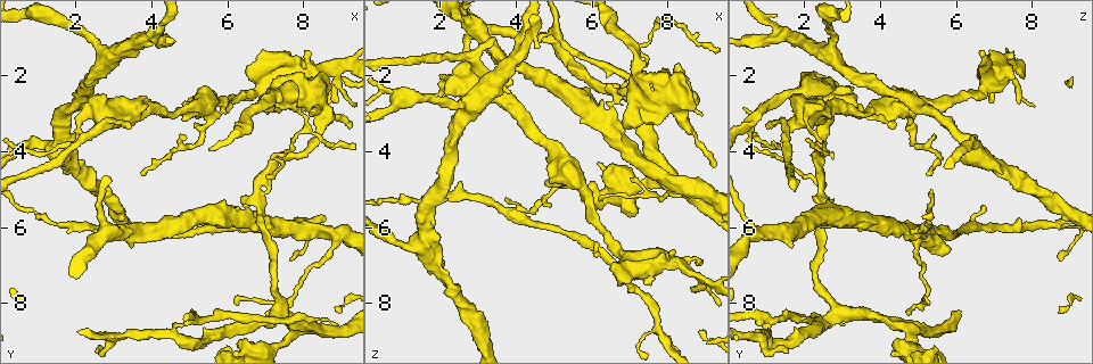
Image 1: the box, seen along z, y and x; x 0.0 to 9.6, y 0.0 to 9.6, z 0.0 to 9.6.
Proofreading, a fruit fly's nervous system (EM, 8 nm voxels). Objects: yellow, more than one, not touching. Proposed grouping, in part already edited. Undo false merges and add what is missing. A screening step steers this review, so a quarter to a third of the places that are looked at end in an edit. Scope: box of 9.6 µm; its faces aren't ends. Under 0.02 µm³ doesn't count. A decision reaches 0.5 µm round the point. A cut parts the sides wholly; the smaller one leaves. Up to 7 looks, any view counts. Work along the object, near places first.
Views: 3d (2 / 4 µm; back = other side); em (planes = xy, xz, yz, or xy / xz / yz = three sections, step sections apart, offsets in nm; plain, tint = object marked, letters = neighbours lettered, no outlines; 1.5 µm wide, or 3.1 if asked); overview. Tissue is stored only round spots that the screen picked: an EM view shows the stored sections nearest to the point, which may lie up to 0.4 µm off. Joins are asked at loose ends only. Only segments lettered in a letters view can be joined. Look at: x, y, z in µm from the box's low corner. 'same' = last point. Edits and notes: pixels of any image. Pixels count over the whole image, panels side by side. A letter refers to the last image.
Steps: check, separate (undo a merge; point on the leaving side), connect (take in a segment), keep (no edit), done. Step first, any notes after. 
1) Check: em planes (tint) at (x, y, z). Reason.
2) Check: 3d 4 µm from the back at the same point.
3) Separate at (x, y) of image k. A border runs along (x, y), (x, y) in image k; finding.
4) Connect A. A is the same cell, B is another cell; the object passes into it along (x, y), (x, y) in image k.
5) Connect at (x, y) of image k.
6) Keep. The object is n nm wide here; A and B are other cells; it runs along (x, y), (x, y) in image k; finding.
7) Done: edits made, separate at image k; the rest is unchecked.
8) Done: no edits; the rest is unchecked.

Check: 3d 4 µm at (4.55, 8.75, 1.05). A fork.

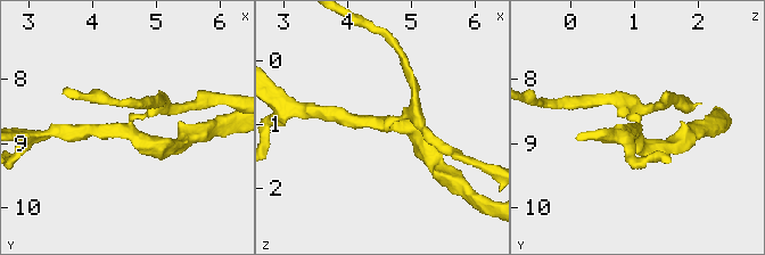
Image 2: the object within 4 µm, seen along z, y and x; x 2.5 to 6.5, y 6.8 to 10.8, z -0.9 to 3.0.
Check: em xz step 8 (tint) at (4.55, 8.75, 1.05). 3 arms meet here; the arms are 200, 200, 220 nm wide.

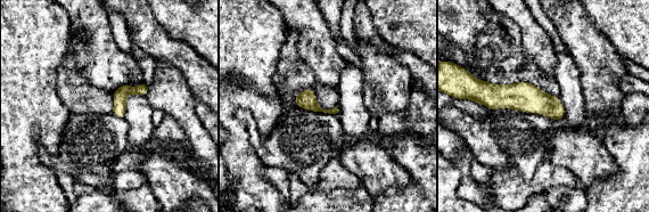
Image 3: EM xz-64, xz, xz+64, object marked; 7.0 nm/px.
Check: em planes (letters) at the same point.

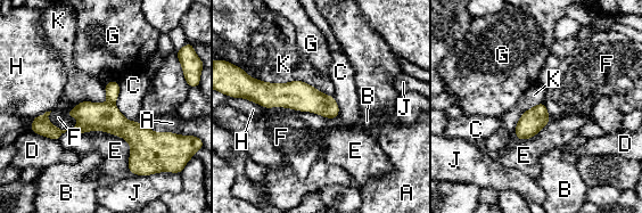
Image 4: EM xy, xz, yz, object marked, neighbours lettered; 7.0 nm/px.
Separate at (112, 89) of image 4. The object is 170 nm wide here; the longest contact is with K, 550 nm; A, B, C, D, E, F, G, H, J and K are other cells; two neurons meet here.

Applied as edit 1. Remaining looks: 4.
Check: overview. See it whole again.

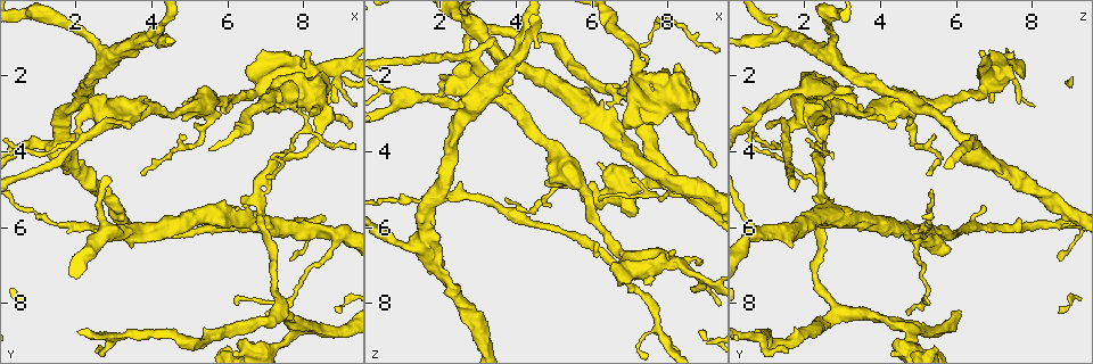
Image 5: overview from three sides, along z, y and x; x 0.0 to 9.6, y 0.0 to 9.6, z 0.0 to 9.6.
Check: 3d 4 µm at (3.50, 3.35, 1.05). Free end.

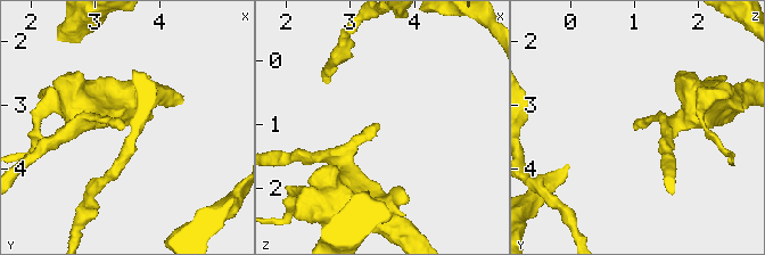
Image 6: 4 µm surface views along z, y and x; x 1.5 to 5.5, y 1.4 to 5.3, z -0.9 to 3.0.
Check: em yz step 4 (plain) at (3.40, 3.35, 0.95). Need the tissue.

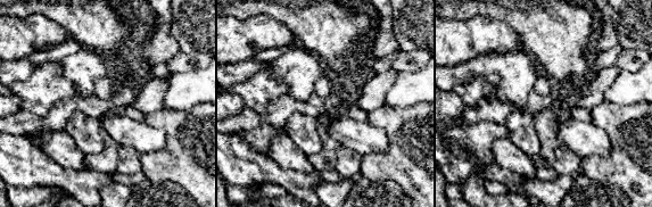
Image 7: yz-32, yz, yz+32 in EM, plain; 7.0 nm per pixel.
Check: em yz step 4 (letters) at the same point.

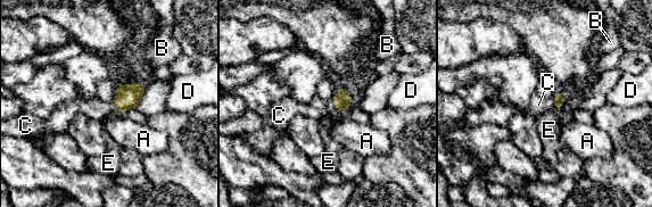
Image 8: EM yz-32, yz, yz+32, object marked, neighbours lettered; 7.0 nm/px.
Connect C. C is the same cell, A, B, D and E are other cells; the object passes into it along (341, 100), (335, 106), (318, 108) in image 8; the neuron continues.

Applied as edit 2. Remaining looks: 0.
Done: edits made, separate at image 4, connect at image 8; the rest is unchecked.

